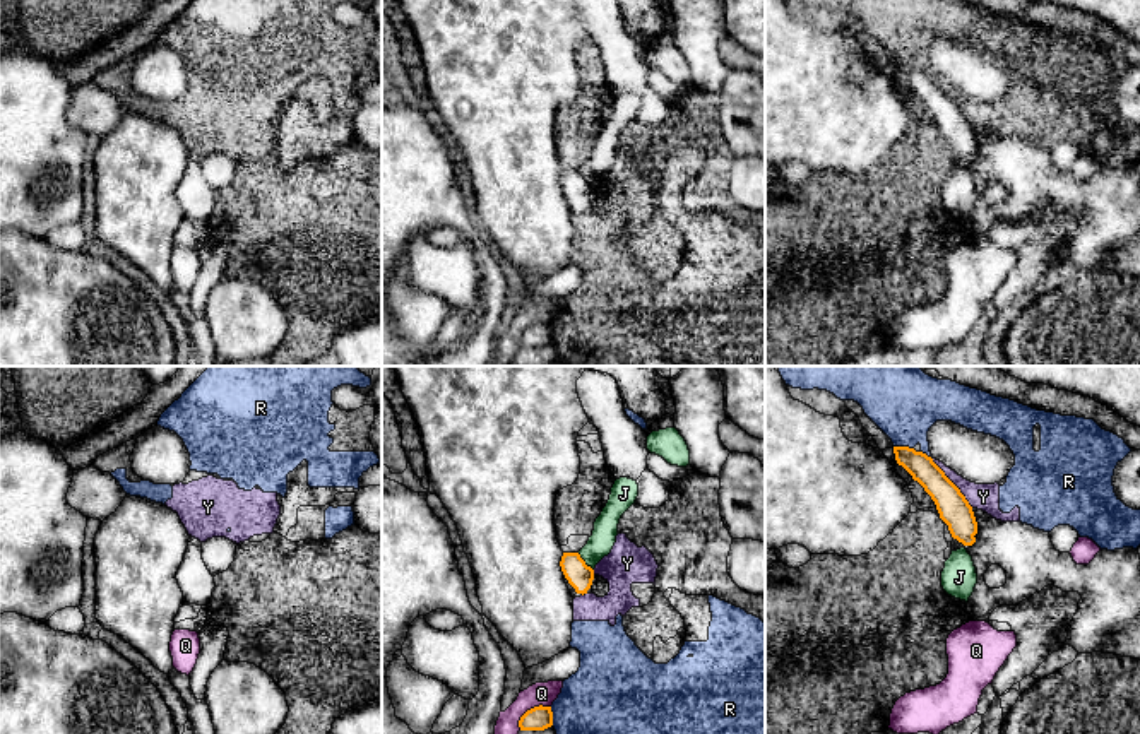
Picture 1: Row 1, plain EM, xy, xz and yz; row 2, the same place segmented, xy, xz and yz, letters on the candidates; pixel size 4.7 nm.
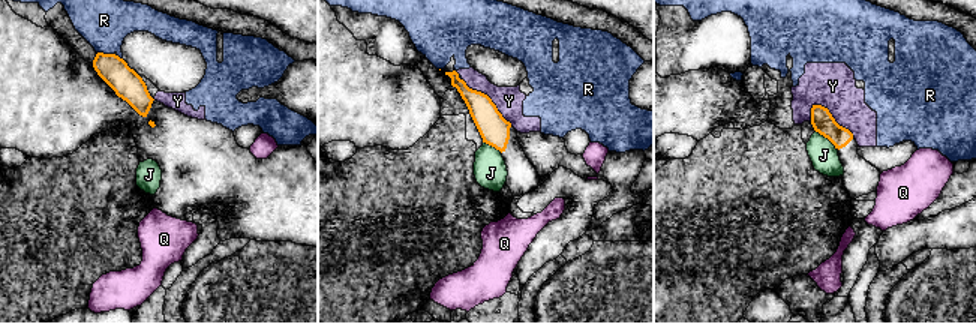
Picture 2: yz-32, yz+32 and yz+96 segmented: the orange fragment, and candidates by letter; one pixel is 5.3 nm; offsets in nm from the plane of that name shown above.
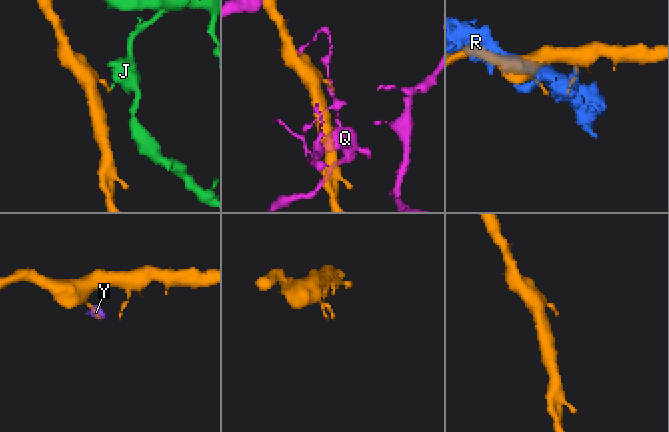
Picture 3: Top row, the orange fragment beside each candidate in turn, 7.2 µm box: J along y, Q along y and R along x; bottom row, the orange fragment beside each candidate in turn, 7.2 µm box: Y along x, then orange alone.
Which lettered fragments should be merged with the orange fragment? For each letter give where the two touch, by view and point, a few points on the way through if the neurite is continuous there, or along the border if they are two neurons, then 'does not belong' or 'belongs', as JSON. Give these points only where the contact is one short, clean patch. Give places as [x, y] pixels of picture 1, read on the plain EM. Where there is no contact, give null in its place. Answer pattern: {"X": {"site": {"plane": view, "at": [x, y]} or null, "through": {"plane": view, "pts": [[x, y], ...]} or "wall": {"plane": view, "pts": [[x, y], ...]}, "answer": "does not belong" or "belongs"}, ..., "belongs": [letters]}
{"J": {"site": {"plane": "xz", "at": [584, 178]}, "wall": {"plane": "xz", "pts": [[577, 170], [593, 187]]}, "answer": "does not belong"}, "Q": {"site": {"plane": "xz", "at": [531, 325]}, "answer": "does not belong"}, "R": {"site": {"plane": "yz", "at": [904, 64]}, "answer": "does not belong"}, "Y": {"site": {"plane": "yz", "at": [952, 100]}, "wall": {"plane": "yz", "pts": [[932, 76], [973, 124]]}, "answer": "does not belong"}, "belongs": []}

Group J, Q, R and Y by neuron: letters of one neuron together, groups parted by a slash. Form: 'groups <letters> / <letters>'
groups J / Q / R Y

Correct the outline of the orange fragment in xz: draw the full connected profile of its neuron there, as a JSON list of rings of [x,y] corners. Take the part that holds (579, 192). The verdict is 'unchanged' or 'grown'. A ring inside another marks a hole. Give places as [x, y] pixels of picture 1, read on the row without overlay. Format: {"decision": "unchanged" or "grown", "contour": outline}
{"decision": "grown", "contour": [[[563,169],[560,183],[573,216],[592,209],[594,186],[579,169]]]}

